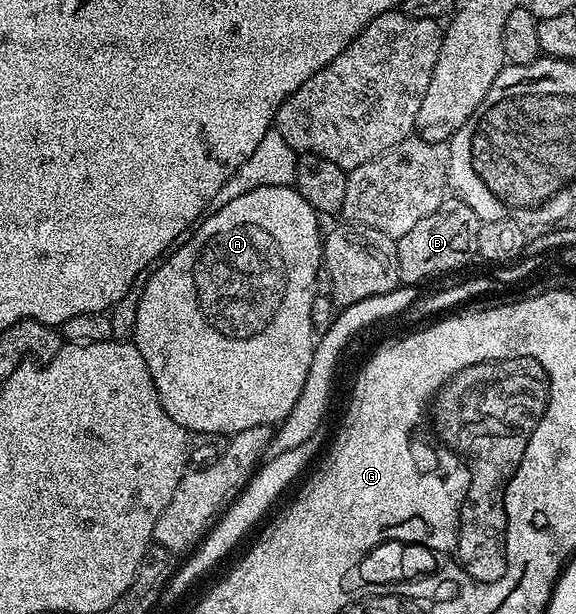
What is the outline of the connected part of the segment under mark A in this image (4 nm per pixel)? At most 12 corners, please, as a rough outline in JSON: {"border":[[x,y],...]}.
{"border":[[263,186],[148,273],[131,340],[180,428],[287,420],[319,213]]}

